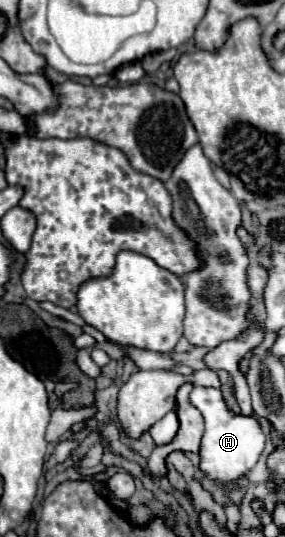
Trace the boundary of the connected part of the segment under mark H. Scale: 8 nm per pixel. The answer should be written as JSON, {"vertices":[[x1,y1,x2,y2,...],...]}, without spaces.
{"vertices":[[193,387,189,403,193,403,193,407,197,407,205,419,205,433,199,447,199,469,205,473,207,479,221,485,229,495,237,487,237,481,251,471,251,467,263,453,265,435,261,431,261,425,255,417,243,417,231,413,219,389]]}

